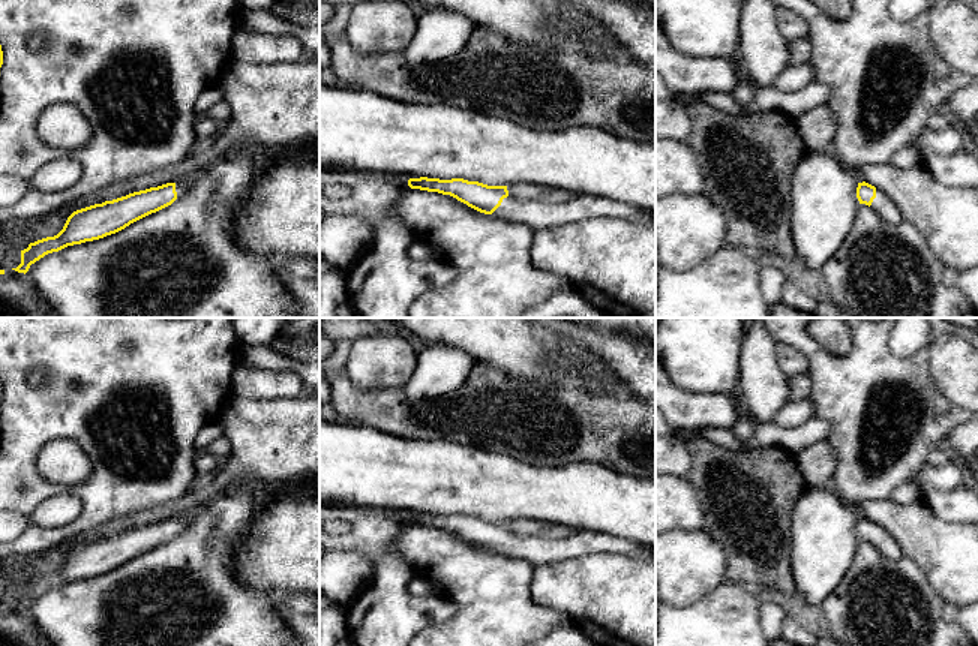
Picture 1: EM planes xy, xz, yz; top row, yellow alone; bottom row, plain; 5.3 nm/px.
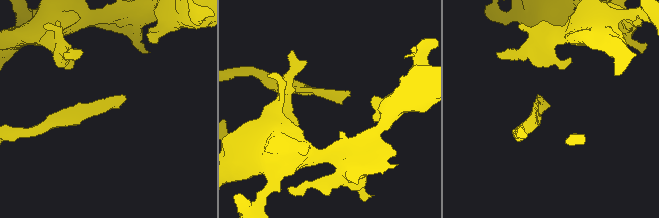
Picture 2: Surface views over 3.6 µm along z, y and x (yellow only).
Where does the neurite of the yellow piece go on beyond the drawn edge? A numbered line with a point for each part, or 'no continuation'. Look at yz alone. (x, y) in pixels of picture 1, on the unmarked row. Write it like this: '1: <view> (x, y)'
1: yz (887, 546)

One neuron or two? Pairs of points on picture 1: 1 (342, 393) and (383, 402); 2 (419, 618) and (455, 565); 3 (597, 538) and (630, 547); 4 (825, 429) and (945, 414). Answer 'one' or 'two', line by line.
1: one
2: two
3: one
4: two

